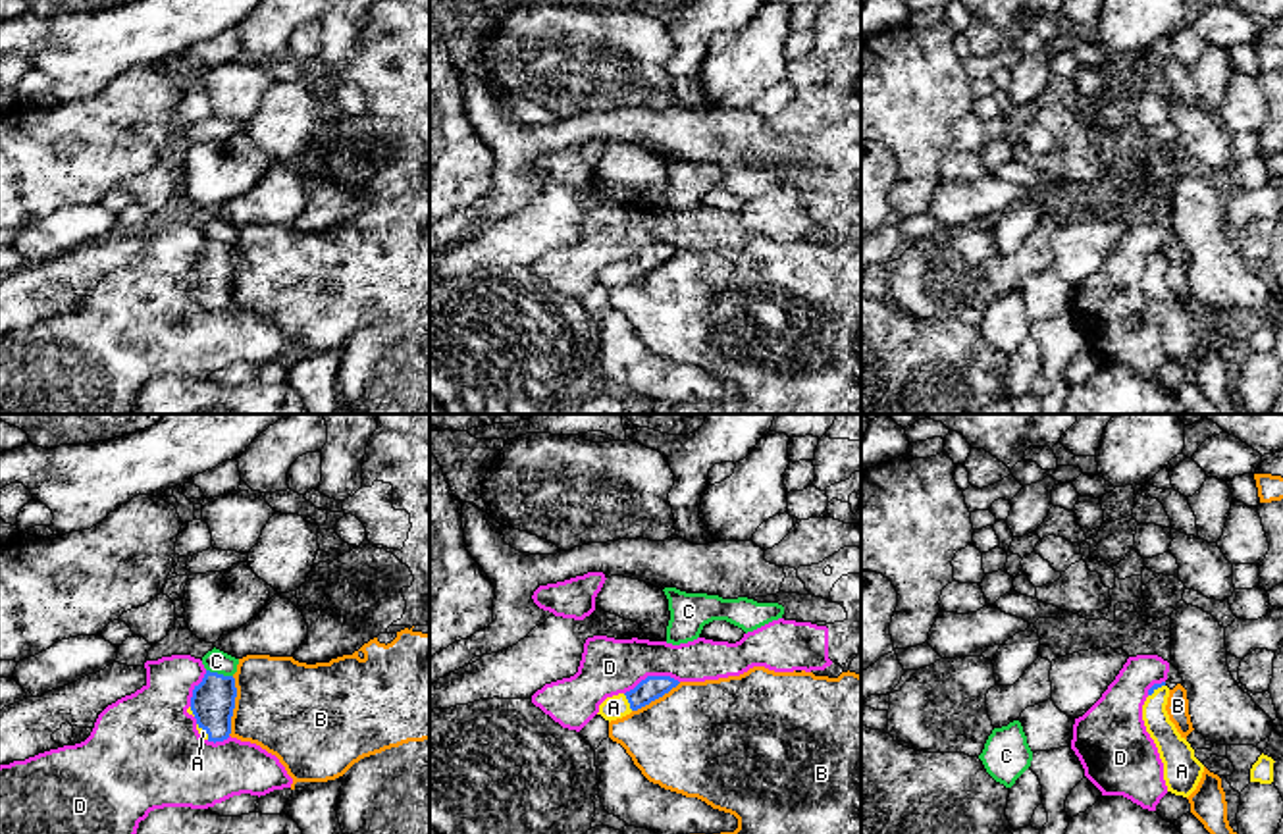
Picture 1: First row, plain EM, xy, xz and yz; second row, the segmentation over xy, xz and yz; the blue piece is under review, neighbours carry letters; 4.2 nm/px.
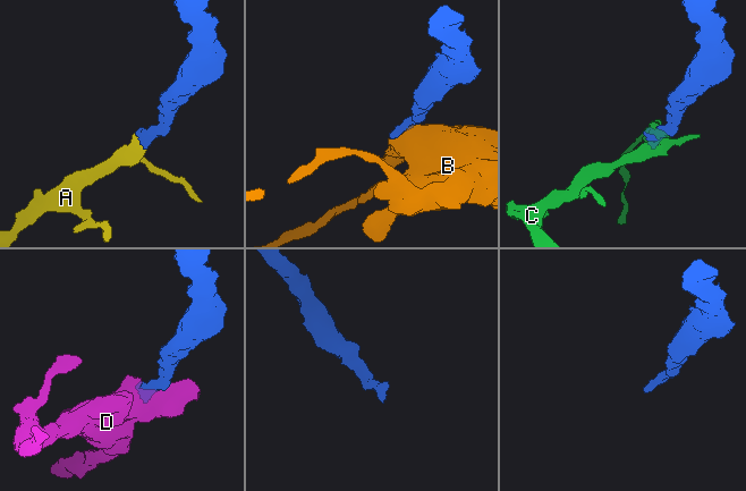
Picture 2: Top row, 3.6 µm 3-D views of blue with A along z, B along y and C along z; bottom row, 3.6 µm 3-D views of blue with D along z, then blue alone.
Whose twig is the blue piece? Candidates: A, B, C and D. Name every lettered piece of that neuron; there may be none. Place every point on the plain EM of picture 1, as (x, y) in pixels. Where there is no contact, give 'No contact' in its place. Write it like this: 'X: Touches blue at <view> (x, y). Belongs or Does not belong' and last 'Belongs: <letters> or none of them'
A: Touches blue at xz (628, 270). Belongs
B: Touches blue at xy (234, 274). Does not belong
C: Touches blue at xy (220, 243). Does not belong
D: Touches blue at xz (652, 245). Does not belong
Belongs: A

